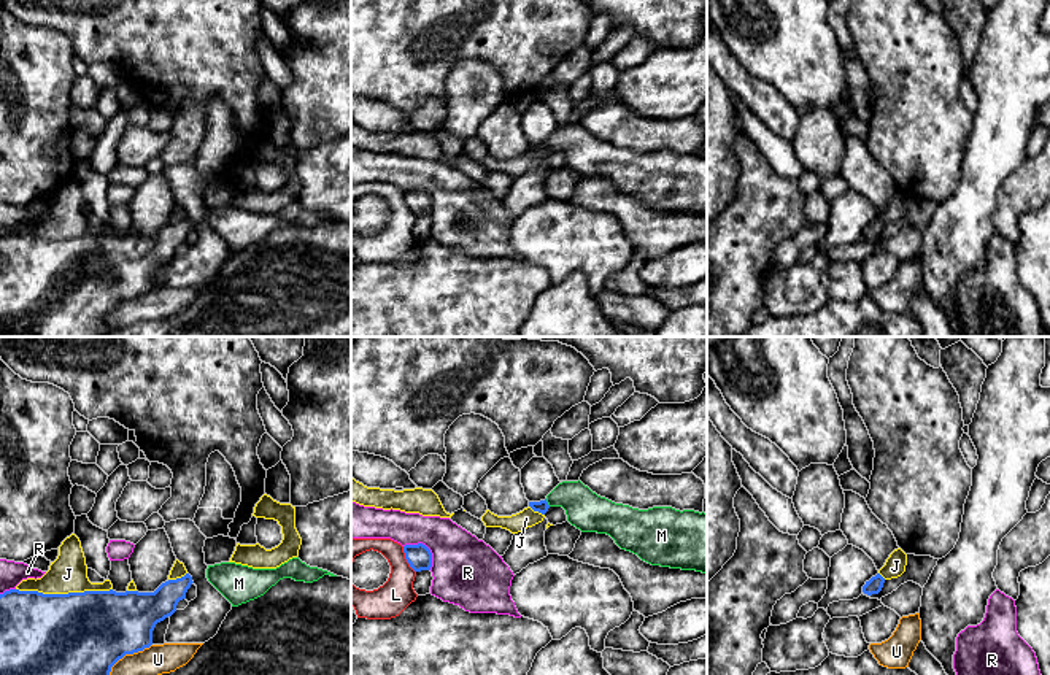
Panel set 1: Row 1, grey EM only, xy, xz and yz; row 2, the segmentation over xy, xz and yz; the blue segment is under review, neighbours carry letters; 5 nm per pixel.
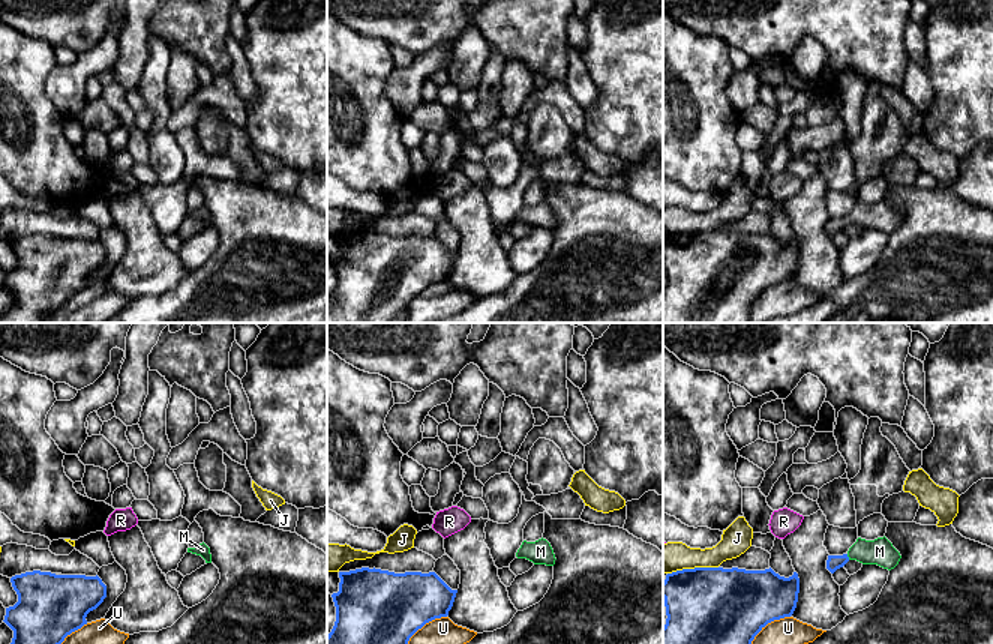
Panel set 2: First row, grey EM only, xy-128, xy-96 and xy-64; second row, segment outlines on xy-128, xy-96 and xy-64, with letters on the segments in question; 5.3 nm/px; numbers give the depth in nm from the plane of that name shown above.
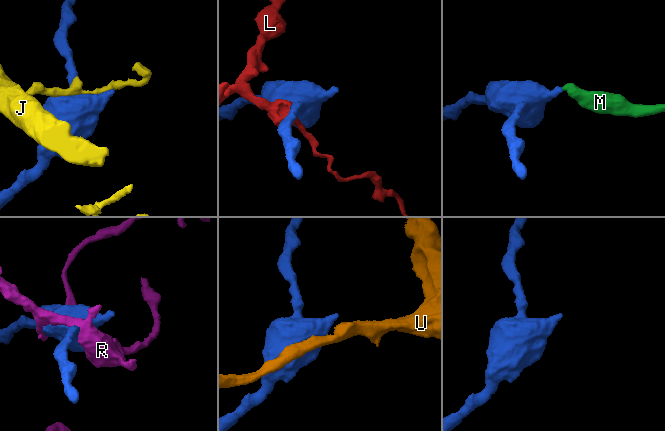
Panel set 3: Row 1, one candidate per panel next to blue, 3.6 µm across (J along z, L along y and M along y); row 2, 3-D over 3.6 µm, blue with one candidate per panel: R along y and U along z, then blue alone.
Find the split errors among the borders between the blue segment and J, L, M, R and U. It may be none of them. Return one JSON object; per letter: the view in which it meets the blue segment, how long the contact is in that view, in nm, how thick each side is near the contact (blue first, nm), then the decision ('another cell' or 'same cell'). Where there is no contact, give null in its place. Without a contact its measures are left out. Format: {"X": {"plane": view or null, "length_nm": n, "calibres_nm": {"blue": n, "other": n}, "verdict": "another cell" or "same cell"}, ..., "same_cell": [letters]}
{"J": {"plane": "xy", "length_nm": 480, "calibres_nm": {"blue": 500, "other": 190}, "verdict": "another cell"}, "L": {"plane": "xz", "length_nm": 150, "calibres_nm": {"blue": 130, "other": 170}, "verdict": "another cell"}, "M": {"plane": "xz", "length_nm": 50, "calibres_nm": {"blue": 70, "other": 200}, "verdict": "same cell"}, "R": {"plane": "xz", "length_nm": 190, "calibres_nm": {"blue": 130, "other": 340}, "verdict": "another cell"}, "U": {"plane": "xy", "length_nm": 300, "calibres_nm": {"blue": 460, "other": 150}, "verdict": "another cell"}, "same_cell": ["M"]}

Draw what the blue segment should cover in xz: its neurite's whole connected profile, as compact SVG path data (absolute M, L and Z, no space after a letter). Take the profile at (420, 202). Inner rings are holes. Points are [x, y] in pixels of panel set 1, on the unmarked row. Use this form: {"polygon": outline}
{"polygon": "M405 189L403 191L405 203L415 216L430 214L432 211L432 197L423 189Z"}

